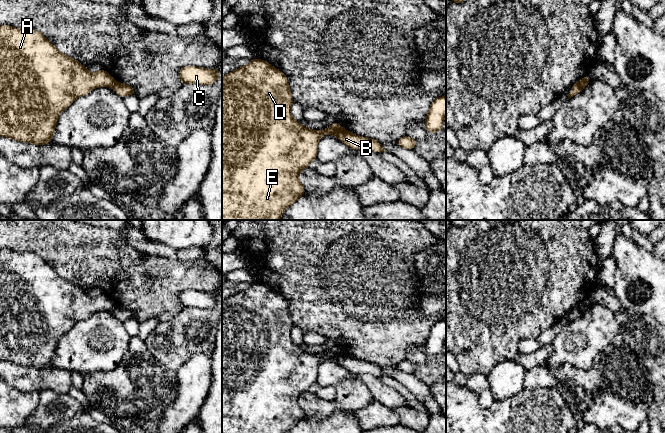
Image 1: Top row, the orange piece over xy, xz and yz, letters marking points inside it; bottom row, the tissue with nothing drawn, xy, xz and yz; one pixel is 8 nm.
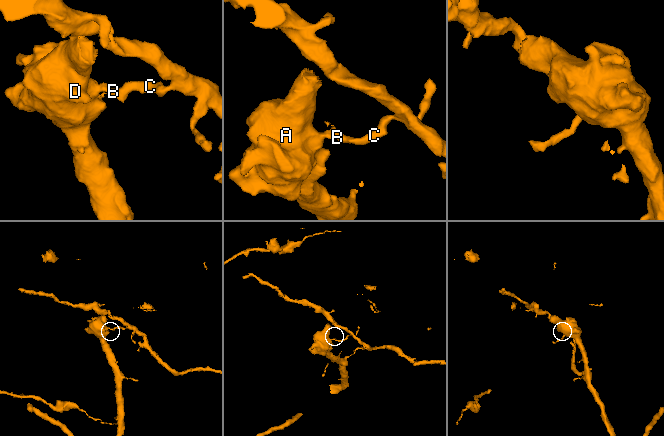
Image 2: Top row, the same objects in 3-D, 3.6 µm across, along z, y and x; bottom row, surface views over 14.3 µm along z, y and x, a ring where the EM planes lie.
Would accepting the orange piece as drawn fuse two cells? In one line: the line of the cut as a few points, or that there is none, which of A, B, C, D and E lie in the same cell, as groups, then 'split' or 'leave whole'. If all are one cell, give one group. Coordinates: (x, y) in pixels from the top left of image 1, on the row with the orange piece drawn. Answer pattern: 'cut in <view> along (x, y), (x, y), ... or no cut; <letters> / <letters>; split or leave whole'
cut in xz along (331, 125), (337, 135); A D E / B C; split

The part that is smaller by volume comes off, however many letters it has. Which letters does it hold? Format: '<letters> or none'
B, C

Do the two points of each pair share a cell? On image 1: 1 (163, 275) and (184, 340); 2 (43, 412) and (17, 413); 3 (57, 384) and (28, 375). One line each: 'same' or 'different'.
1: different
2: different
3: same

